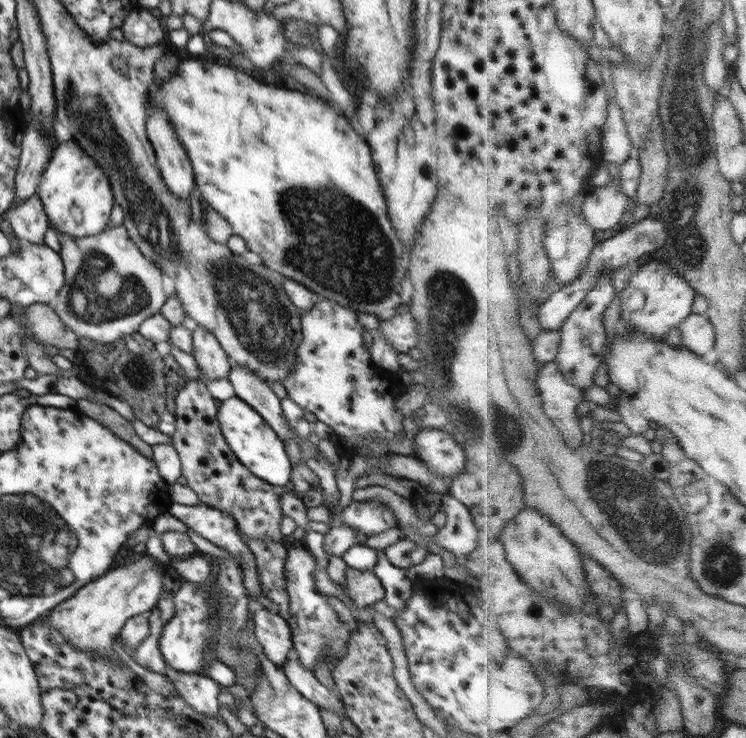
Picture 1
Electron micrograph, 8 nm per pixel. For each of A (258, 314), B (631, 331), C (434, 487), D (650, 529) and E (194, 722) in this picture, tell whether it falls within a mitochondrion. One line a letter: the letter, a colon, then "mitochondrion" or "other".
A: mitochondrion
B: other
C: other
D: mitochondrion
E: other

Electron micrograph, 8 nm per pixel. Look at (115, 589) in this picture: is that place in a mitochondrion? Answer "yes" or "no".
no

